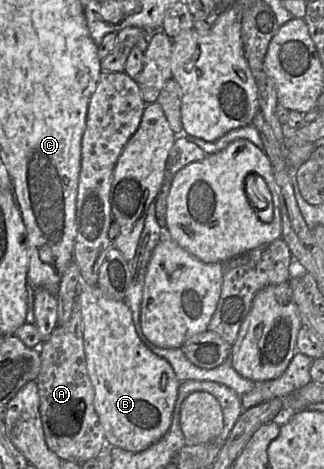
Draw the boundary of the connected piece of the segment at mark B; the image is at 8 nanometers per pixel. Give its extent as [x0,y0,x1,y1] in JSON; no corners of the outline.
[78,282,180,452]

